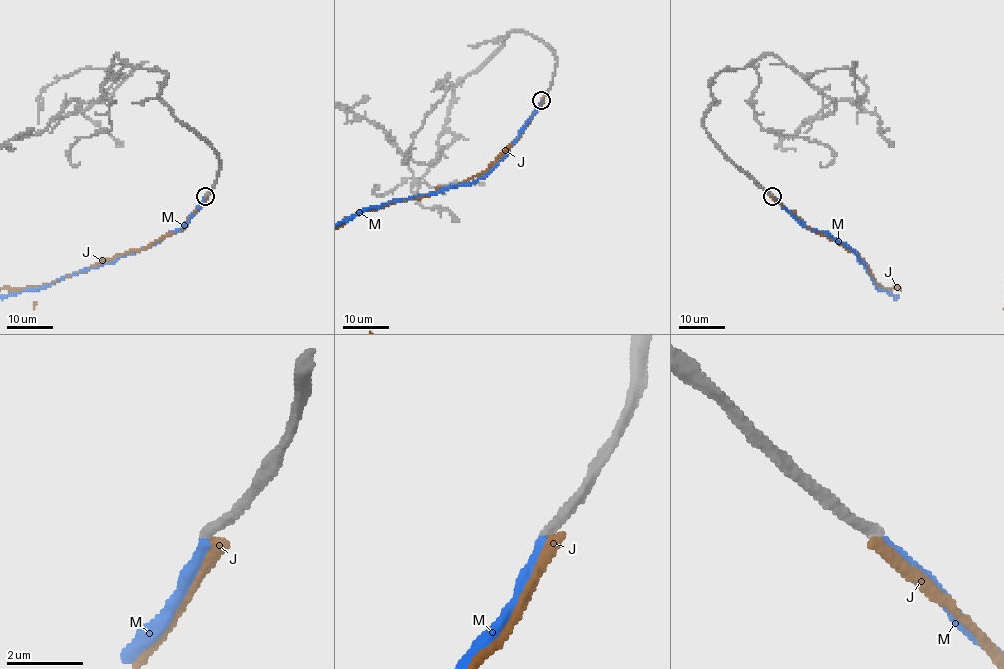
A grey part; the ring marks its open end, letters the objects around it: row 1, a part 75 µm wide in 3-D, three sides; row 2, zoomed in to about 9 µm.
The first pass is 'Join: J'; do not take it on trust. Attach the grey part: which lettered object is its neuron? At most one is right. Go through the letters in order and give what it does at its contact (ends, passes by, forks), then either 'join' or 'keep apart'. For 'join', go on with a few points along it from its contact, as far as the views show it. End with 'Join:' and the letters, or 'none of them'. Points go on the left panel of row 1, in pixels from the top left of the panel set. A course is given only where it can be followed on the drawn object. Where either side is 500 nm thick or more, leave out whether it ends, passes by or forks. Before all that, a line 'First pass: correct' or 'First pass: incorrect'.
First pass: incorrect
J: it ends; keep apart
M: it ends; join
Join: M

